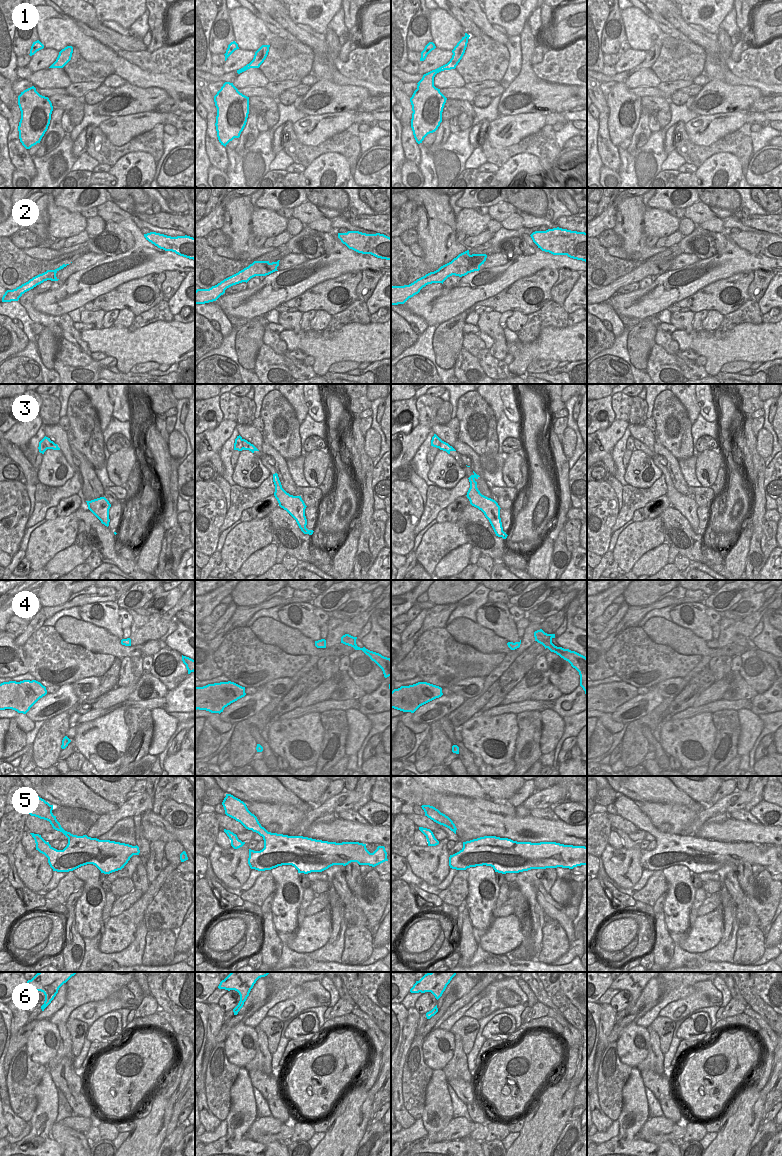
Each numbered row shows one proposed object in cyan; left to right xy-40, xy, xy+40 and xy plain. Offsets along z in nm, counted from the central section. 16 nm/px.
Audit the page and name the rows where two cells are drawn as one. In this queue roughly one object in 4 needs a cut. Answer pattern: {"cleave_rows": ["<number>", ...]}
{"cleave_rows": ["3"]}

